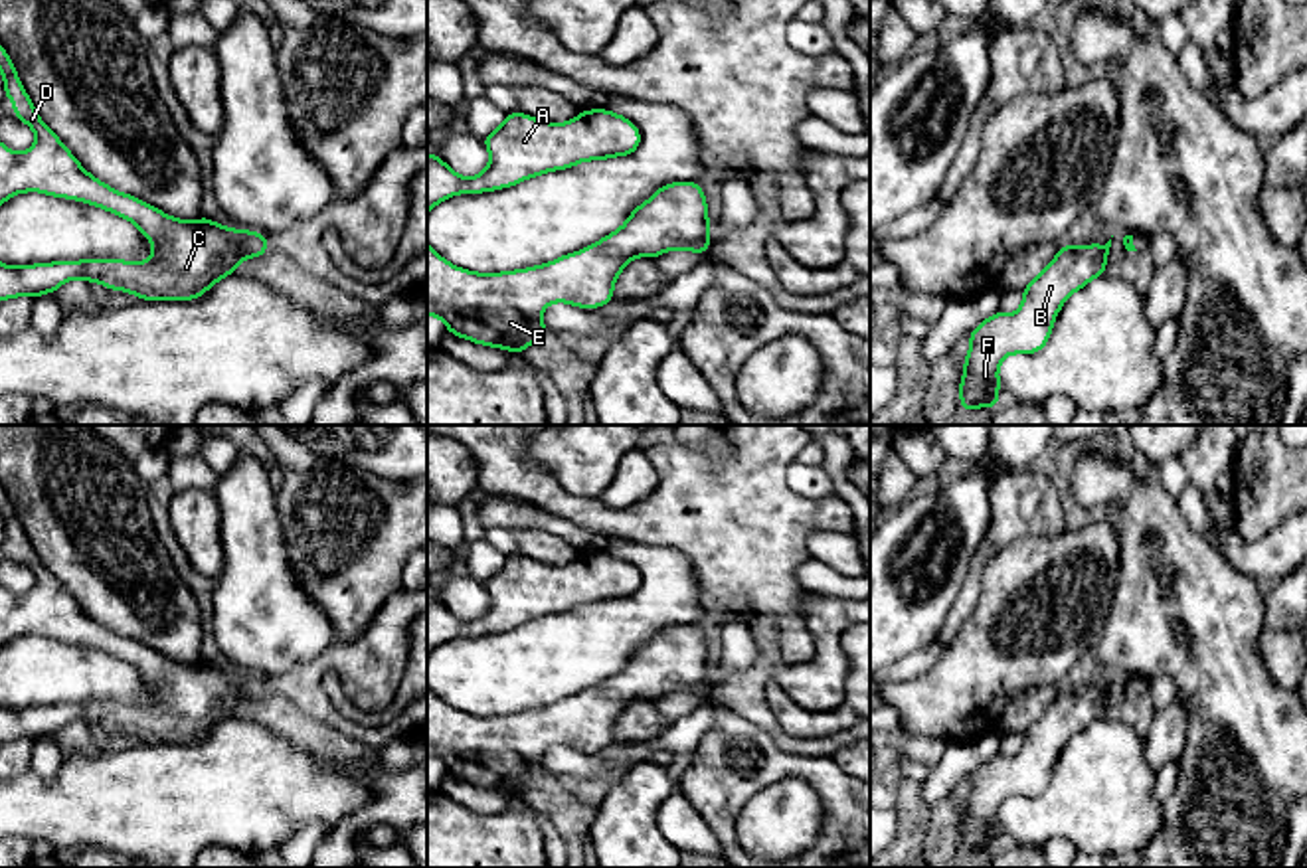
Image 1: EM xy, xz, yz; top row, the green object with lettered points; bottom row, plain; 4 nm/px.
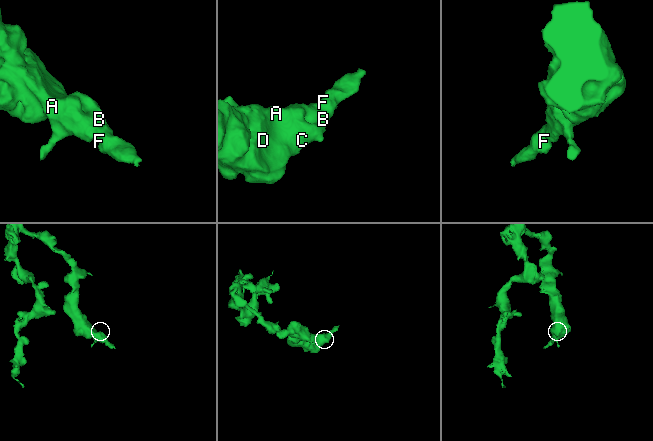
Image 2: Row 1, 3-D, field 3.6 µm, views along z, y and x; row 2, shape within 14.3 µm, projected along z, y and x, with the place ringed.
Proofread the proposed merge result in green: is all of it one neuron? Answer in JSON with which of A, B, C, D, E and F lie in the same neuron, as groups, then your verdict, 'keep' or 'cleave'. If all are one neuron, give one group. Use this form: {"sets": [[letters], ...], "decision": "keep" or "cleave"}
{"sets": [["A", "B", "C", "D", "E", "F"]], "decision": "keep"}

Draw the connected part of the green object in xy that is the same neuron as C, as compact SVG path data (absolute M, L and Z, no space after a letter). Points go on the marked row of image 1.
M2 43L0 73L4 97L14 101L14 119L36 132L36 142L26 152L14 152L0 142L0 204L24 192L77 200L134 223L152 243L150 261L109 257L22 267L0 263L0 303L55 293L69 279L132 293L140 301L196 301L219 279L233 275L243 259L269 251L261 231L229 229L206 216L184 221L103 184L45 127Z

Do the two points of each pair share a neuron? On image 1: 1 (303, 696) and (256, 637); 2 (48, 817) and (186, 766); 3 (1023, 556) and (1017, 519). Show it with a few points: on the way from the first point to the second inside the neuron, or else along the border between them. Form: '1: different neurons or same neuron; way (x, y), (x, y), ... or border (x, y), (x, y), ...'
1: different neurons; border (325, 651), (303, 665), (267, 679)
2: same neuron; way (82, 807), (91, 801), (153, 799)
3: different neurons; border (1064, 528), (1054, 534), (1017, 538), (983, 568)

